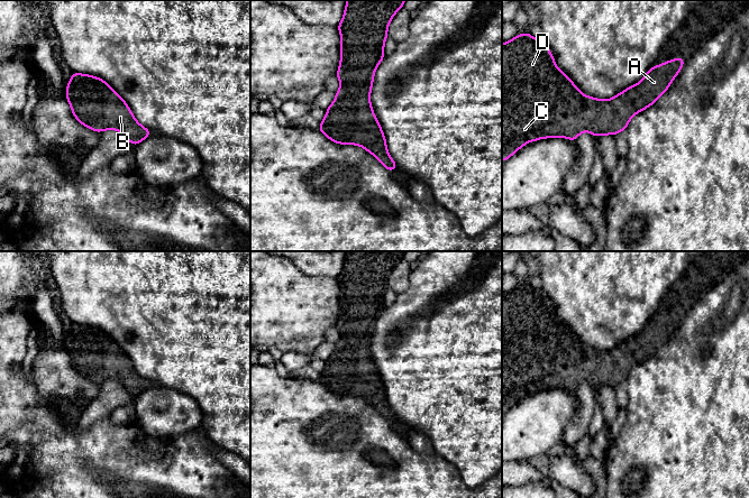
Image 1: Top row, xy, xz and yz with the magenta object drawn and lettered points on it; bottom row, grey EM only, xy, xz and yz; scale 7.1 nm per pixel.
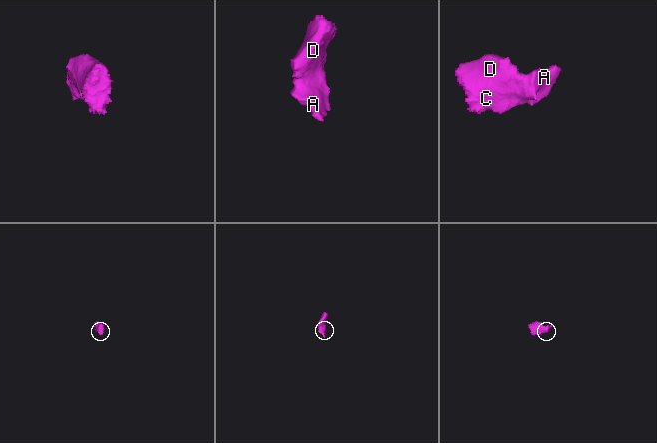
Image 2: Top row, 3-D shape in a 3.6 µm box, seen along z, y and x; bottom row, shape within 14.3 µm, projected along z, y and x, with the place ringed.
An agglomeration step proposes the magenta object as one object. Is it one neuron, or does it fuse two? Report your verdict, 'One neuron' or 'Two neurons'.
Two neurons

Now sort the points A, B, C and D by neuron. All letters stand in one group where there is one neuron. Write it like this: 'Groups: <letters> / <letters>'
Groups: A / B C D

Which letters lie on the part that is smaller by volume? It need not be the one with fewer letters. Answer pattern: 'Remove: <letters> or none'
Remove: A

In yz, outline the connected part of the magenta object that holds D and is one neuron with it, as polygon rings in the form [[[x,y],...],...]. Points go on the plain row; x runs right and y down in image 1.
[[[531,285],[517,286],[502,295],[502,412],[506,413],[527,394],[545,389],[568,389],[576,393],[583,382],[590,382],[592,388],[616,387],[625,381],[632,366],[618,349],[600,351],[584,347],[572,331],[561,323],[554,311],[546,292],[535,290]]]

